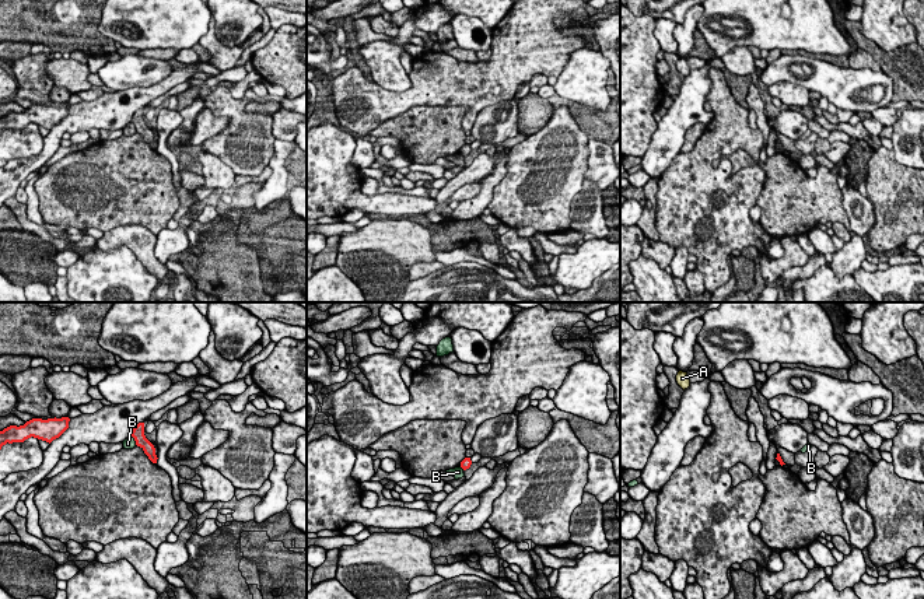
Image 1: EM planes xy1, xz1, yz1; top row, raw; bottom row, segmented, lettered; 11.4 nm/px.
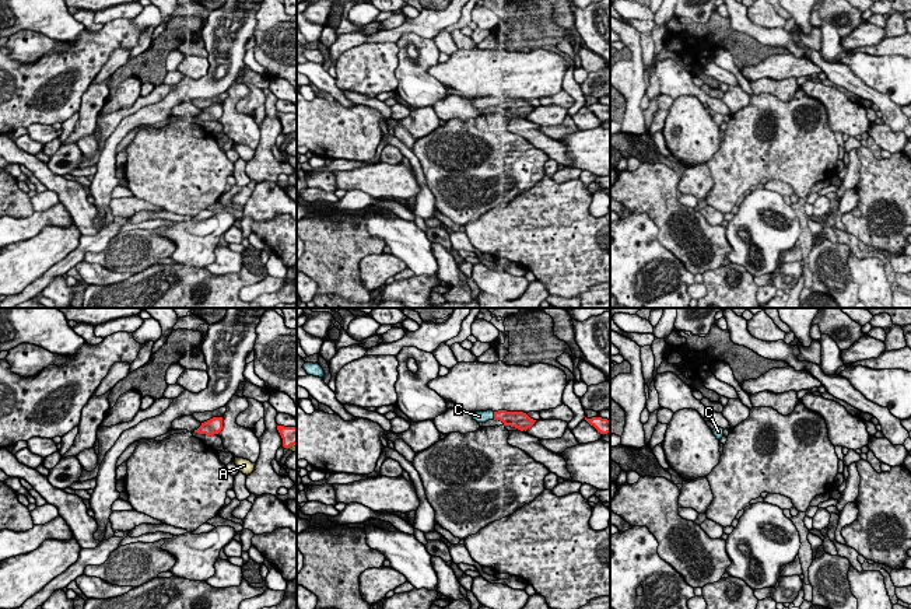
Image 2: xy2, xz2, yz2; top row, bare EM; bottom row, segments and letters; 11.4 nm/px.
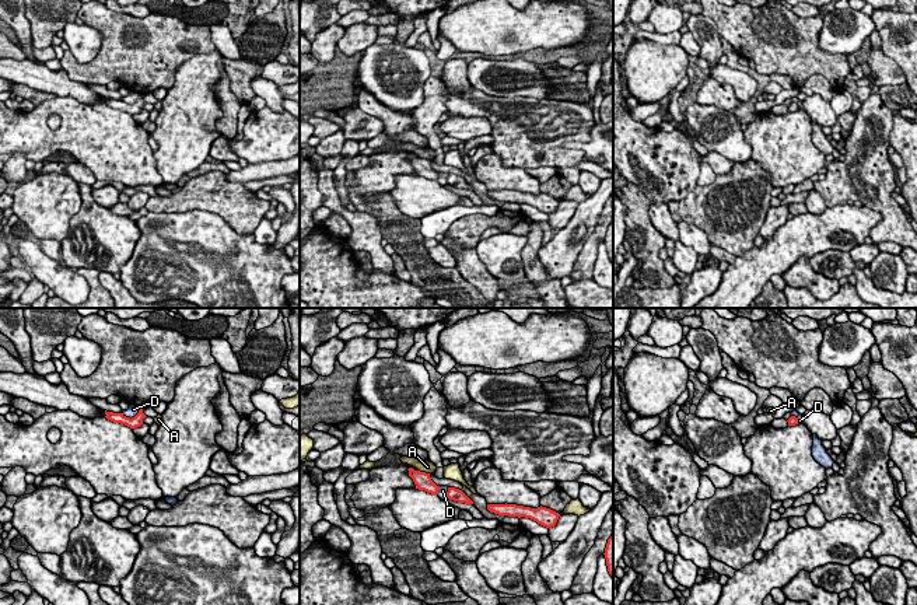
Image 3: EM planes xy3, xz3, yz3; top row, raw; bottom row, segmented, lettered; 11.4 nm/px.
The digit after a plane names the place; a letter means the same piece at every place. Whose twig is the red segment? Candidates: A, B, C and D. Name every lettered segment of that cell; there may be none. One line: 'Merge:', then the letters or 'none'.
Merge: C

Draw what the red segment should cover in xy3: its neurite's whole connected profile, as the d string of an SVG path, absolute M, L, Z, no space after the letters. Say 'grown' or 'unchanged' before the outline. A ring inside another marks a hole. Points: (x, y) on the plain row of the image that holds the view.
unchanged; M143 95L139 97L139 99L134 104L126 104L123 99L113 99L113 98L106 98L105 97L105 104L113 109L120 109L125 111L130 115L140 113L143 111L143 105L146 101L143 99Z

